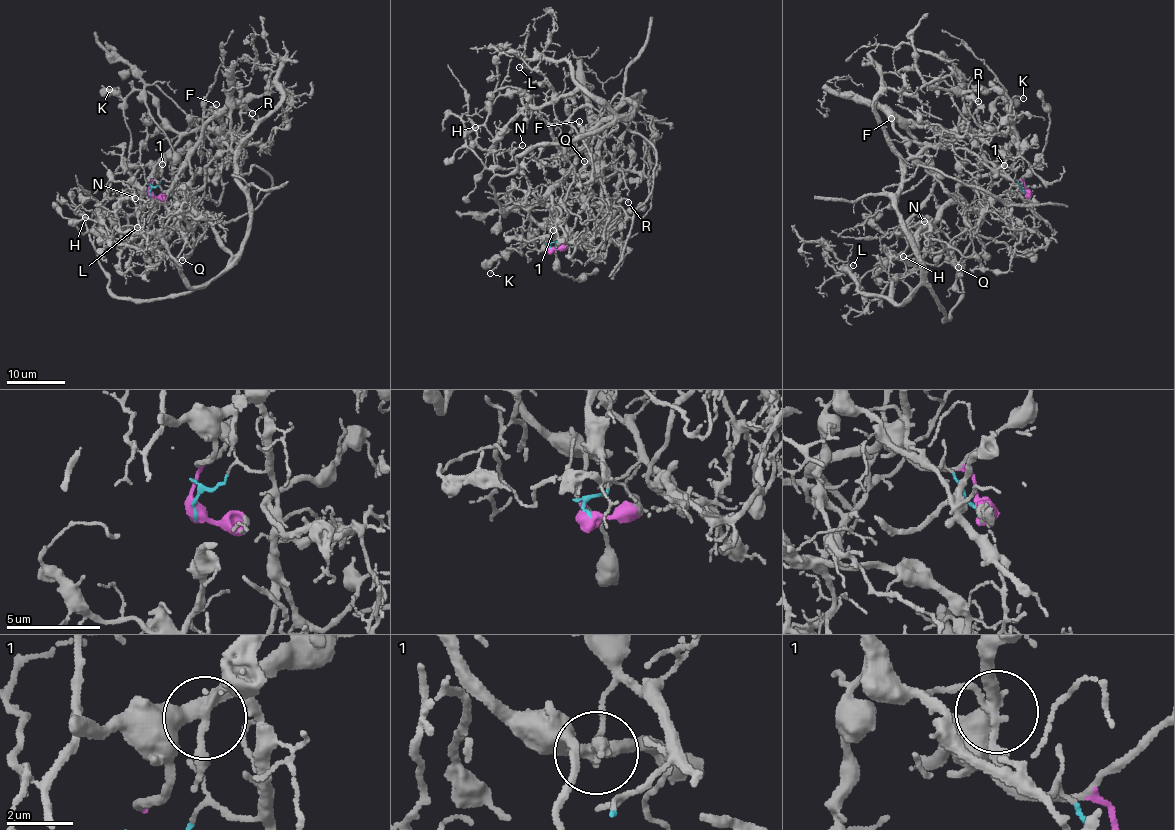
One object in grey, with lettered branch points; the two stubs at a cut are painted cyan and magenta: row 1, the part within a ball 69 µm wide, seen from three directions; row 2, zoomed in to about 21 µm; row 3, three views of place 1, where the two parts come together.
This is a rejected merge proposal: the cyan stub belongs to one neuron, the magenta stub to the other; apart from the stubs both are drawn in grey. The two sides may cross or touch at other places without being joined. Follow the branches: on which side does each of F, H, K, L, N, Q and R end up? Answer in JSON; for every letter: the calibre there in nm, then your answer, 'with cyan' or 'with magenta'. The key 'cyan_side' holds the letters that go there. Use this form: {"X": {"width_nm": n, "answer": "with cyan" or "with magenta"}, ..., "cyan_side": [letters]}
{"F": {"width_nm": 320, "answer": "with cyan"}, "H": {"width_nm": 240, "answer": "with magenta"}, "K": {"width_nm": 110, "answer": "with cyan"}, "L": {"width_nm": 130, "answer": "with magenta"}, "N": {"width_nm": 110, "answer": "with magenta"}, "Q": {"width_nm": 190, "answer": "with cyan"}, "R": {"width_nm": 140, "answer": "with magenta"}, "cyan_side": ["F", "K", "Q"]}

